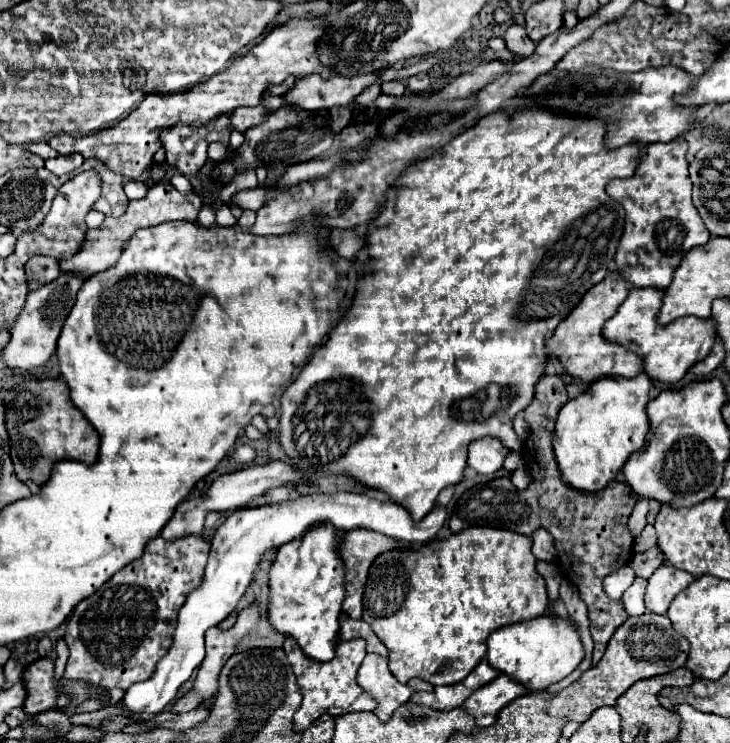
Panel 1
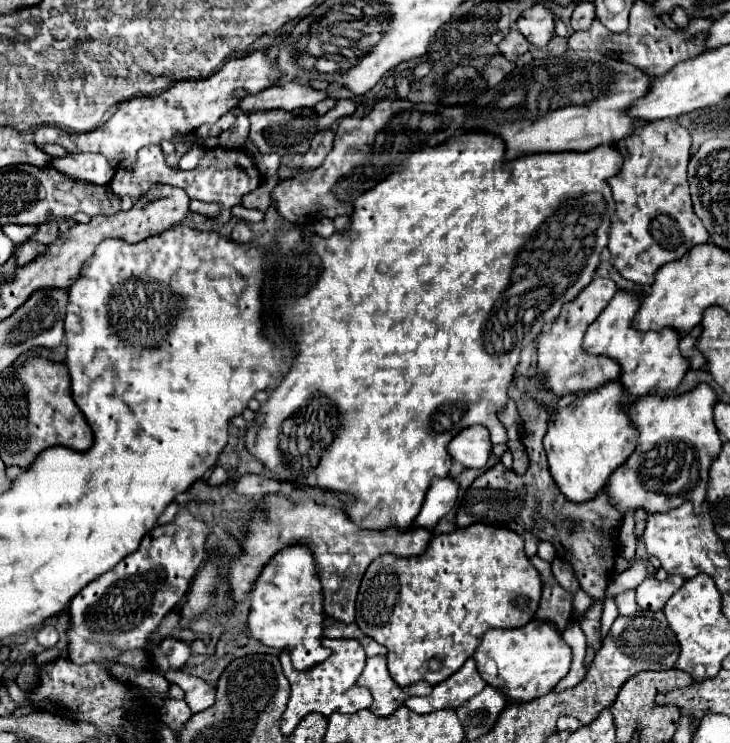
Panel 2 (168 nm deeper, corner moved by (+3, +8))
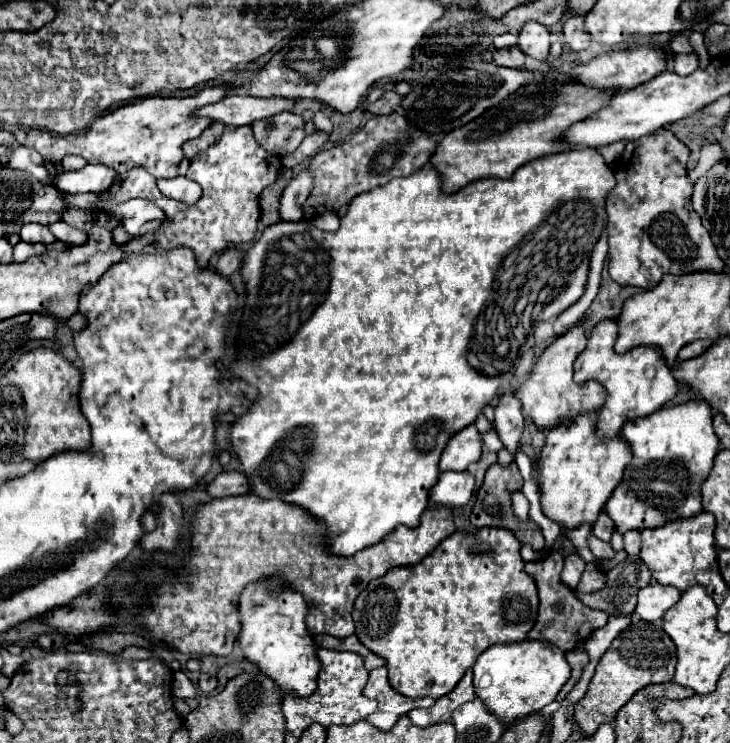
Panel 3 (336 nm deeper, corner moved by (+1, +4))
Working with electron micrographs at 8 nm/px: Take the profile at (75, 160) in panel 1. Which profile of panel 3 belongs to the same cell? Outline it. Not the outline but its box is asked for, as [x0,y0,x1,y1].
[55,164,115,194]

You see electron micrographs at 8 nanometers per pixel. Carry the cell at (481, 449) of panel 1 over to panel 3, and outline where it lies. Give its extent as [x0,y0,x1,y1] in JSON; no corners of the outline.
[439,426,483,472]

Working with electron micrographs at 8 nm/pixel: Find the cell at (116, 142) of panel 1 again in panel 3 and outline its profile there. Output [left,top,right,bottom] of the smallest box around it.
[25,84,229,178]

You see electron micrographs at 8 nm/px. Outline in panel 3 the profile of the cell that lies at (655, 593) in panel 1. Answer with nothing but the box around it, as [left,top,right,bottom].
[635,584,681,622]

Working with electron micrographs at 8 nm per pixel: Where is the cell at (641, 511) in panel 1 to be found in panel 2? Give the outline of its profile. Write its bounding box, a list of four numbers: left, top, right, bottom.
[619,514,637,560]

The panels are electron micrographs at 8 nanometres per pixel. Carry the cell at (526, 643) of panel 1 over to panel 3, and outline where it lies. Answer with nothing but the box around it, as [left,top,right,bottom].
[473,638,571,724]

